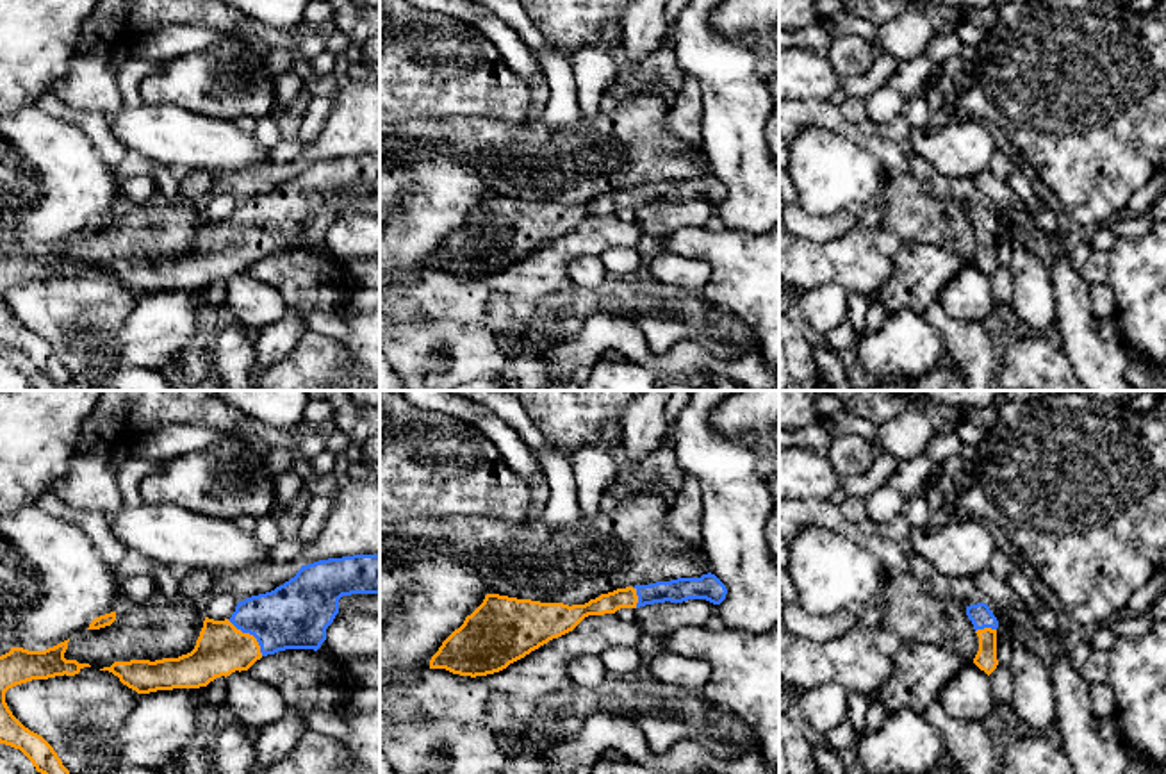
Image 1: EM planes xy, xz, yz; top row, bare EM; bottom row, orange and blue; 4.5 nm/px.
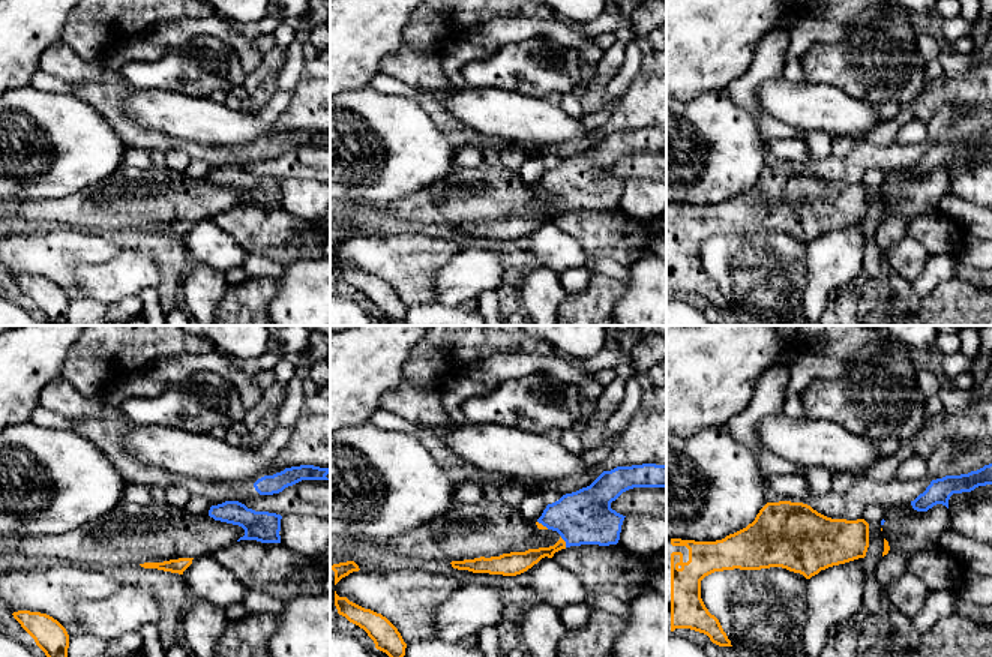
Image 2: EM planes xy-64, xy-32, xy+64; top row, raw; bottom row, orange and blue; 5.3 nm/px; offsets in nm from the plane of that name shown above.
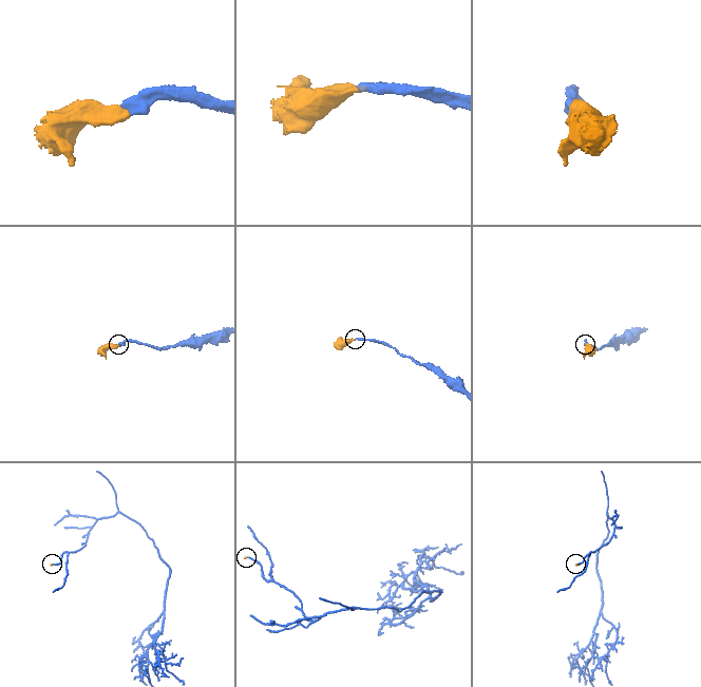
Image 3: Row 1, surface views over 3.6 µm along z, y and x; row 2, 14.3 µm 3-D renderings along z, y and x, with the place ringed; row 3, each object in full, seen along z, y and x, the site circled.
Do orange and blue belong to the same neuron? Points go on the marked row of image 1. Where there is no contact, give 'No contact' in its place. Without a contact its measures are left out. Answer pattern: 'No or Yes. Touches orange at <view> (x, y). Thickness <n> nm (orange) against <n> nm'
Yes. Touches orange at xy (248, 634). Thickness 220 nm (orange) against 300 nm

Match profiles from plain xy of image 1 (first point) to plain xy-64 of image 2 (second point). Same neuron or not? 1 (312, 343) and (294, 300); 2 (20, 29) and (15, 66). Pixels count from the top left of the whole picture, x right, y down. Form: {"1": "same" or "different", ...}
{"1": "different", "2": "same"}

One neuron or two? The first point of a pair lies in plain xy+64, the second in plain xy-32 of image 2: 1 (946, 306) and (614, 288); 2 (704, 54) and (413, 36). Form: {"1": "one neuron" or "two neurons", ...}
{"1": "one neuron", "2": "two neurons"}

